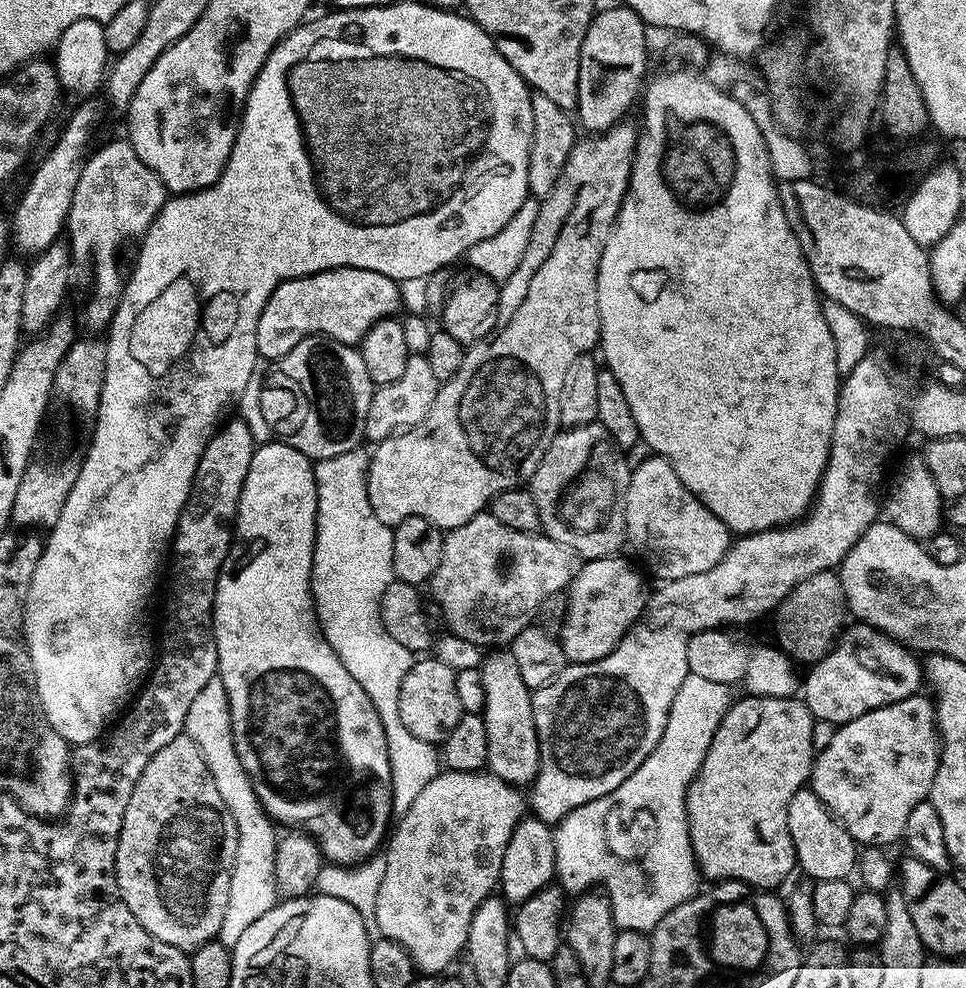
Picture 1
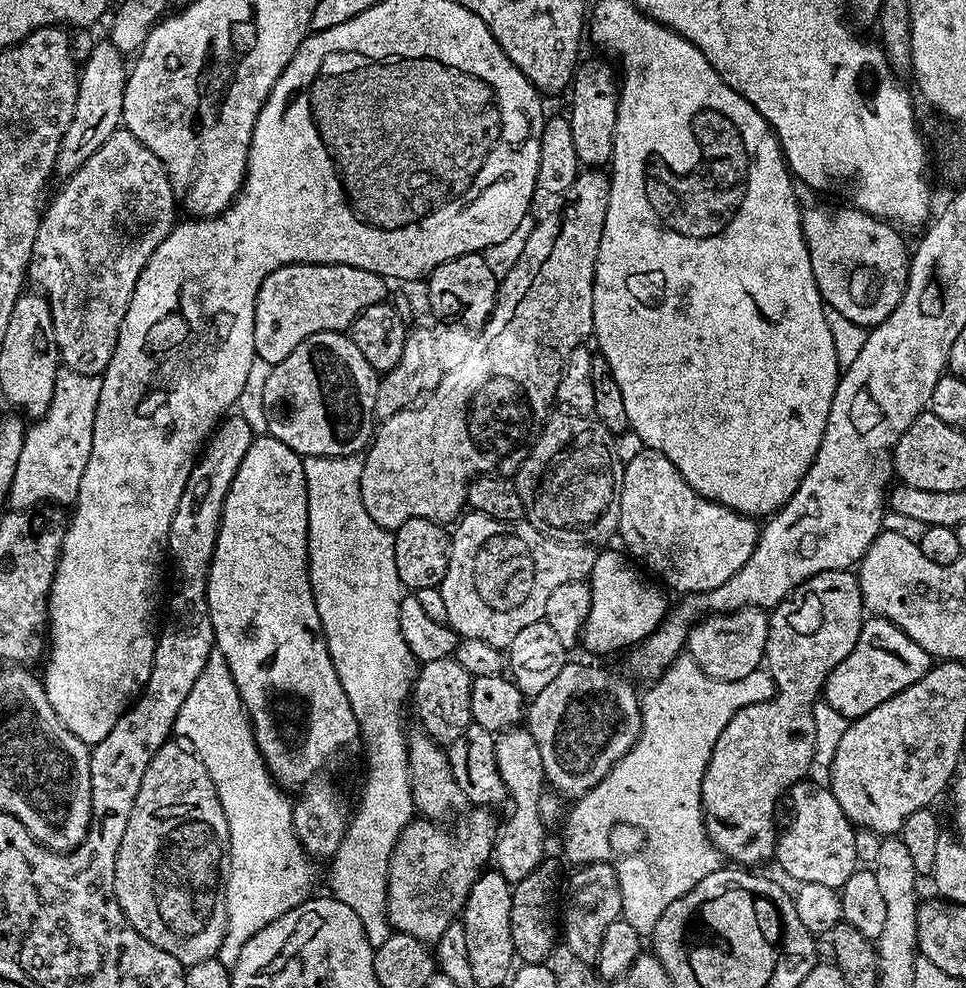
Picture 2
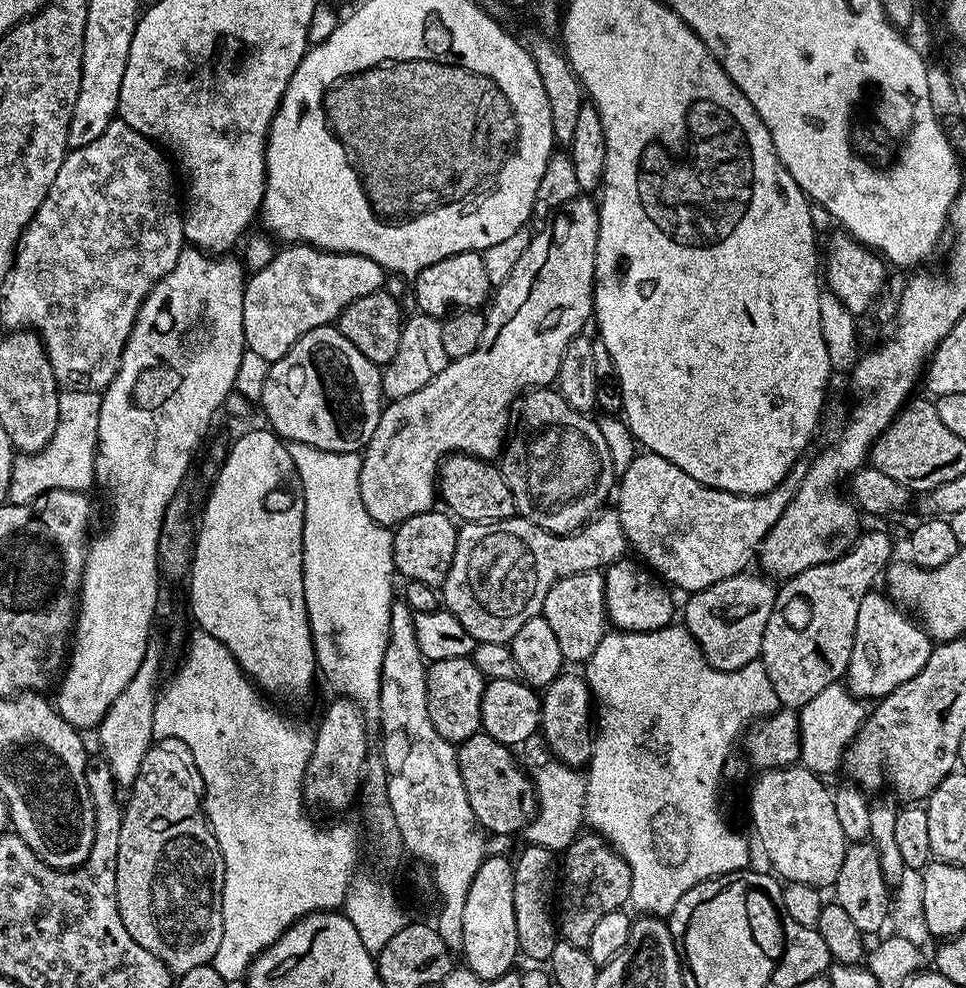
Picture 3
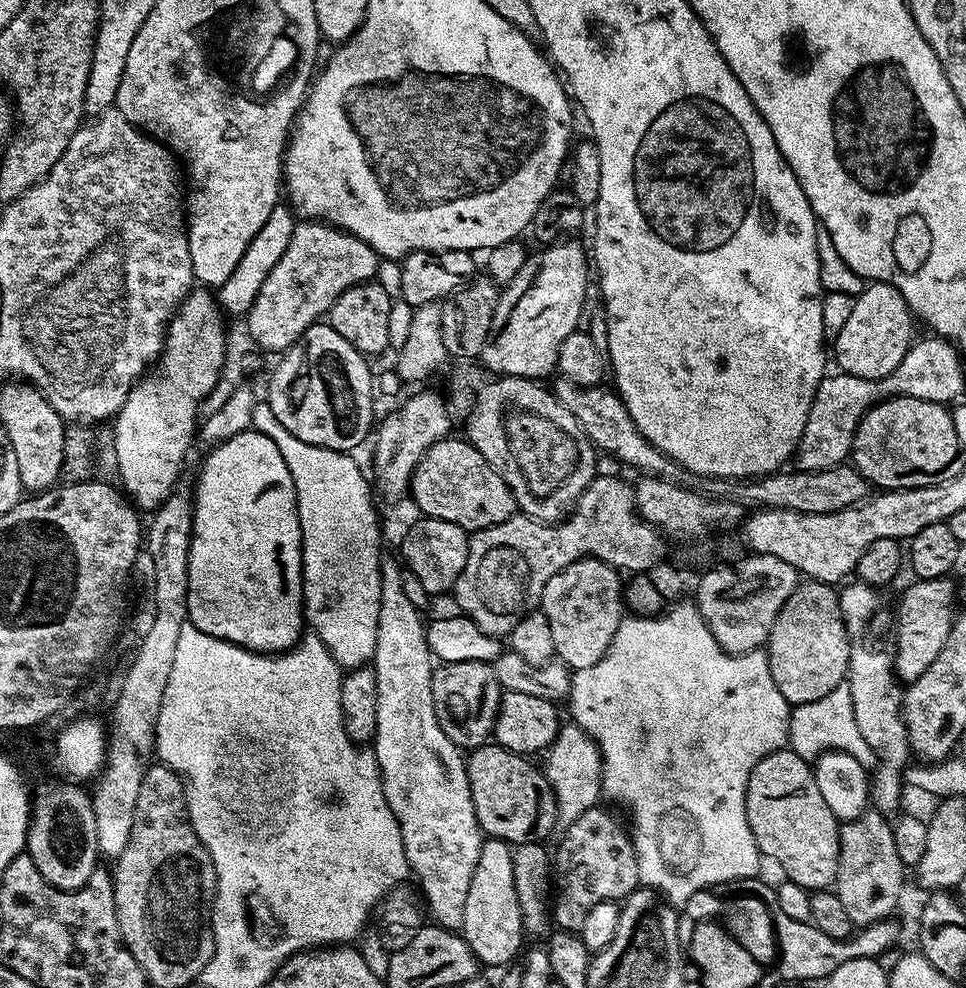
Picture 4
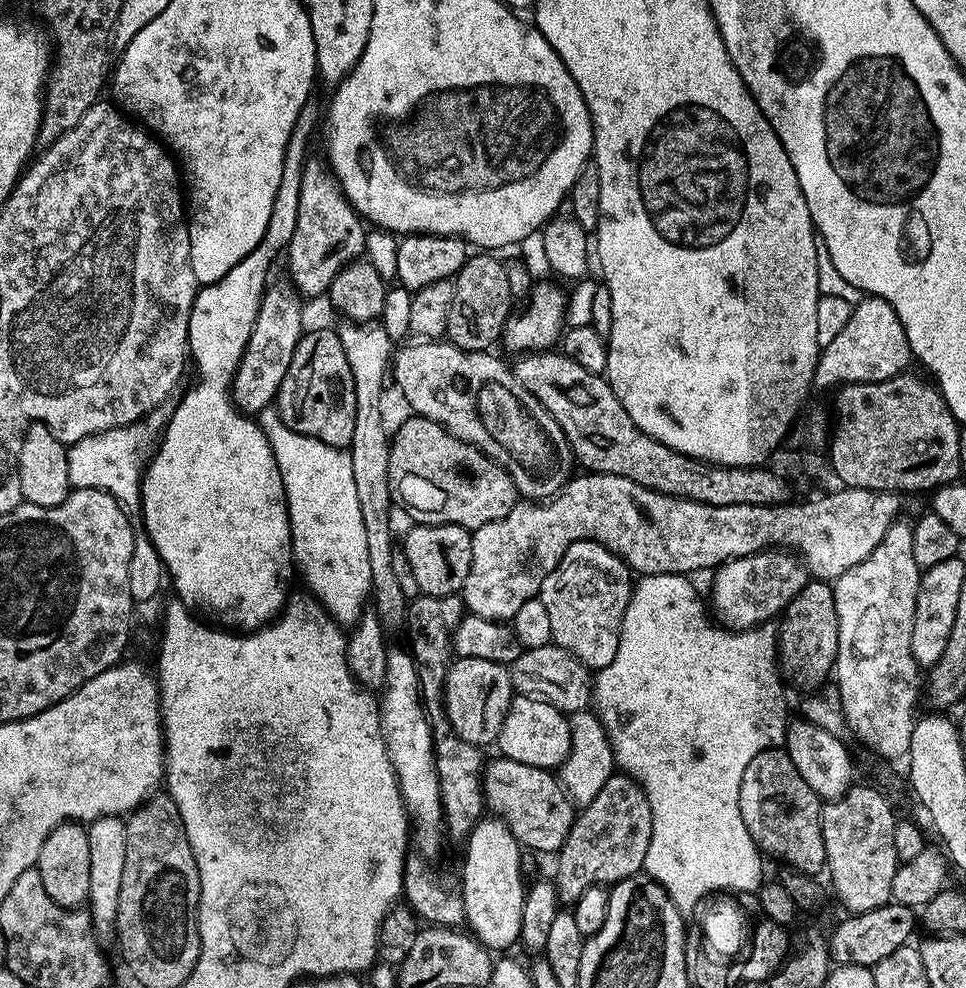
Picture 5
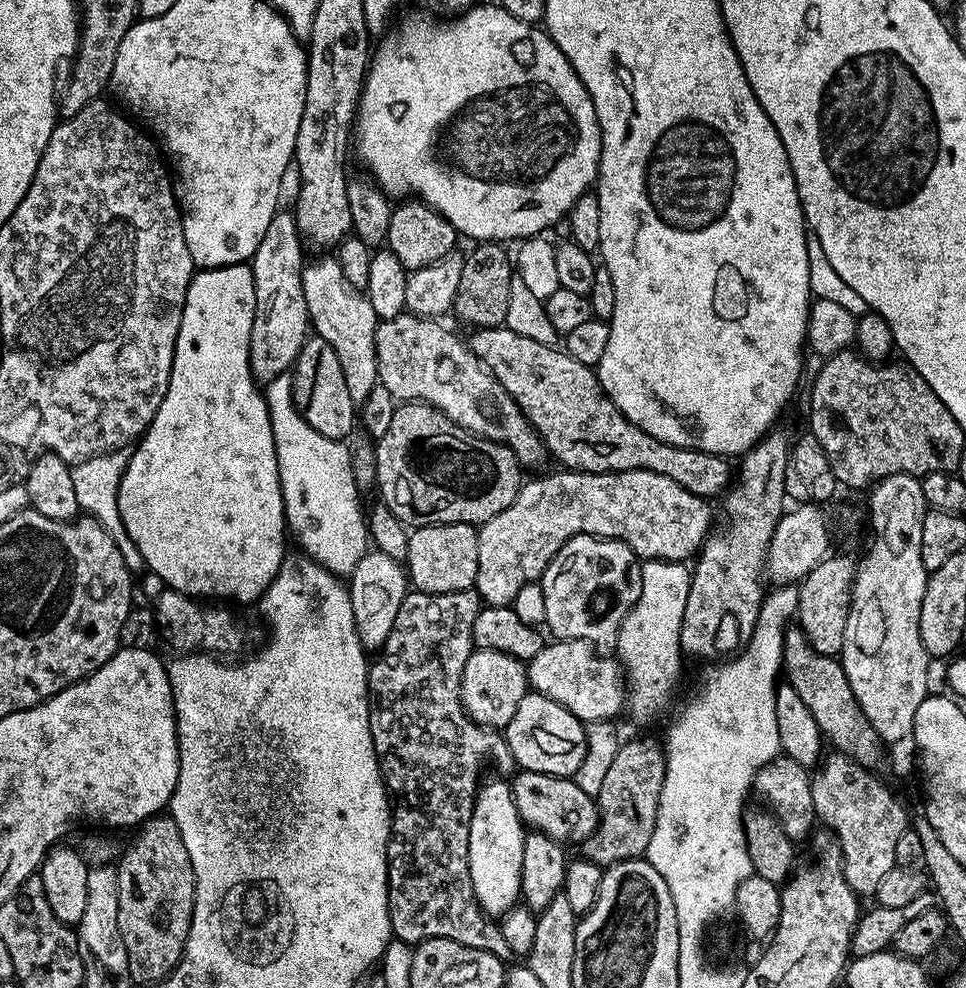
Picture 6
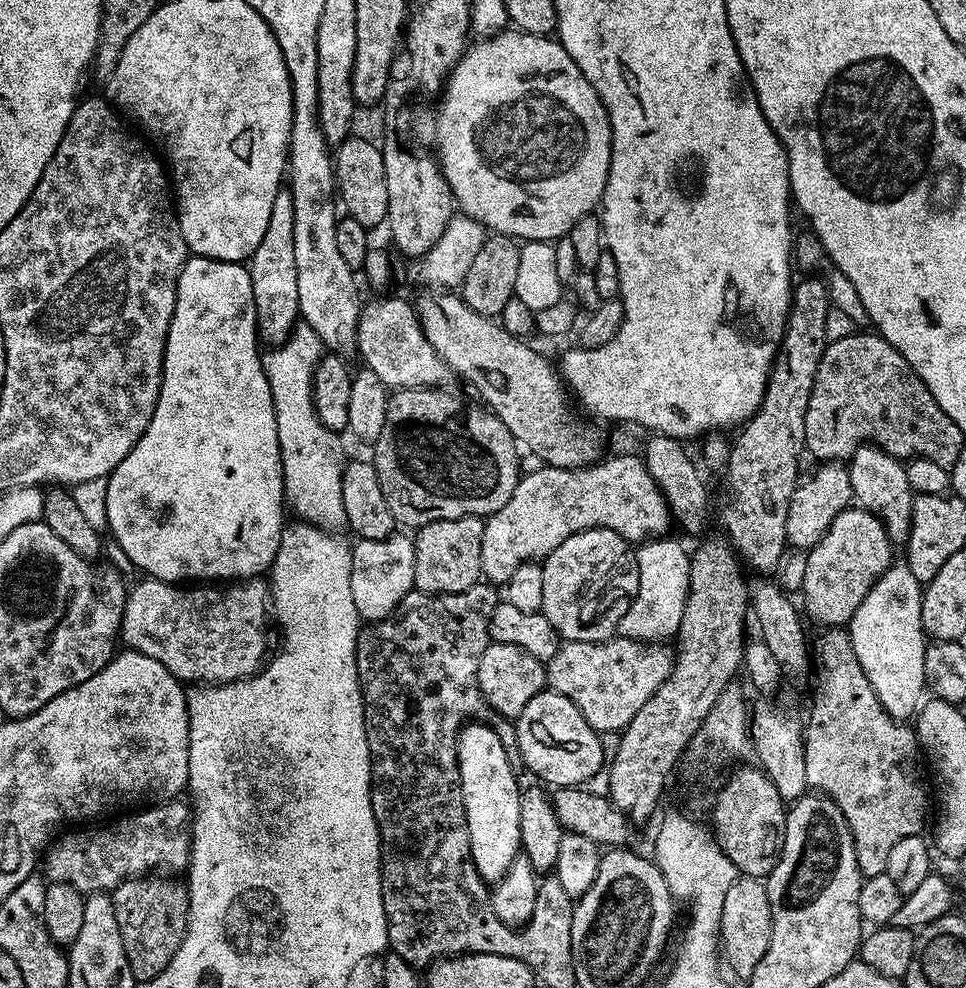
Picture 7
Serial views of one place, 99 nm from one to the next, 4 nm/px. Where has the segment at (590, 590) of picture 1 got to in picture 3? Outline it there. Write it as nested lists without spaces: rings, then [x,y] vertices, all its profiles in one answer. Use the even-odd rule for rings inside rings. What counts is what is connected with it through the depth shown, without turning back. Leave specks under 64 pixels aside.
[[[618,559],[603,569],[604,609],[608,612],[611,627],[622,632],[653,632],[669,627],[673,623],[673,593],[669,585],[653,575],[643,563],[628,559]]]

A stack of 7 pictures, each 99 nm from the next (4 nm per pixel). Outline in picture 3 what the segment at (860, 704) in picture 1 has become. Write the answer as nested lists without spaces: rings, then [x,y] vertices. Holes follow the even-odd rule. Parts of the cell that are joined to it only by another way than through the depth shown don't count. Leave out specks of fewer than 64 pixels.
[[[868,592],[862,598],[862,606],[858,606],[854,646],[846,673],[846,687],[857,698],[883,698],[898,690],[902,682],[910,682],[914,674],[923,670],[934,647],[923,627],[895,600],[880,592]]]

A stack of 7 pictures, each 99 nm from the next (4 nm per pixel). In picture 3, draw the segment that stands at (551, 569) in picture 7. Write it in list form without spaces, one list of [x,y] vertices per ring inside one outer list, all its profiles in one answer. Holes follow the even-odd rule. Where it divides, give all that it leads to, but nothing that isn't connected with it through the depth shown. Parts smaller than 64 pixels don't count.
[[[603,571],[570,574],[554,582],[554,586],[550,586],[546,594],[542,614],[546,622],[550,622],[554,635],[558,637],[558,646],[562,650],[565,661],[569,665],[583,665],[590,658],[590,654],[594,654],[598,642],[602,642],[602,638],[610,628],[608,612],[604,609]]]

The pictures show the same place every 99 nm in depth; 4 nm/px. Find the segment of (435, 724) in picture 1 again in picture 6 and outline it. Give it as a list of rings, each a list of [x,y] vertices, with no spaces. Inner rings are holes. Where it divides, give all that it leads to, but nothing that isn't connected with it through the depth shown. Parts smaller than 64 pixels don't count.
[[[476,648],[470,658],[466,658],[466,670],[462,670],[460,697],[466,714],[476,724],[503,730],[510,718],[514,718],[518,702],[522,702],[522,698],[528,695],[529,691],[525,661],[489,648]]]

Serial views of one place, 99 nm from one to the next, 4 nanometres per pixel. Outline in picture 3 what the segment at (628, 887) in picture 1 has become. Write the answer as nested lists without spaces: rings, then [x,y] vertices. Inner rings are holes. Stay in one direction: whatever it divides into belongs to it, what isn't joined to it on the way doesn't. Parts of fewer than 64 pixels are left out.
[[[669,626],[659,628],[653,632],[622,632],[609,631],[598,642],[594,654],[583,665],[582,675],[592,692],[593,701],[598,705],[598,715],[594,720],[594,741],[592,743],[592,758],[586,768],[587,784],[585,786],[585,808],[583,823],[611,844],[612,849],[630,866],[630,878],[632,879],[631,907],[637,908],[637,913],[647,914],[657,918],[671,917],[674,906],[686,890],[698,886],[703,880],[710,880],[713,876],[725,876],[731,872],[742,872],[749,867],[748,844],[740,832],[735,832],[724,821],[724,816],[716,807],[720,804],[720,796],[716,791],[720,788],[720,779],[724,776],[724,767],[728,764],[728,755],[736,744],[736,739],[741,739],[742,733],[757,718],[772,715],[781,707],[776,691],[772,689],[772,683],[768,677],[763,663],[747,664],[733,672],[723,672],[712,668],[708,659],[702,654],[700,647],[696,645],[696,639],[688,633],[683,626]]]

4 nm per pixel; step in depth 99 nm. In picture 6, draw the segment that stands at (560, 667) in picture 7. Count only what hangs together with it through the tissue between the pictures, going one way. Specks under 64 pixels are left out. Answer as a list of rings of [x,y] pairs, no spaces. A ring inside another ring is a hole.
[[[557,640],[545,643],[534,658],[527,661],[528,687],[533,692],[550,698],[550,702],[558,702],[570,714],[584,721],[585,725],[596,723],[599,720],[615,721],[619,712],[626,708],[626,673],[619,661],[608,654],[598,654],[596,649],[585,640]]]

